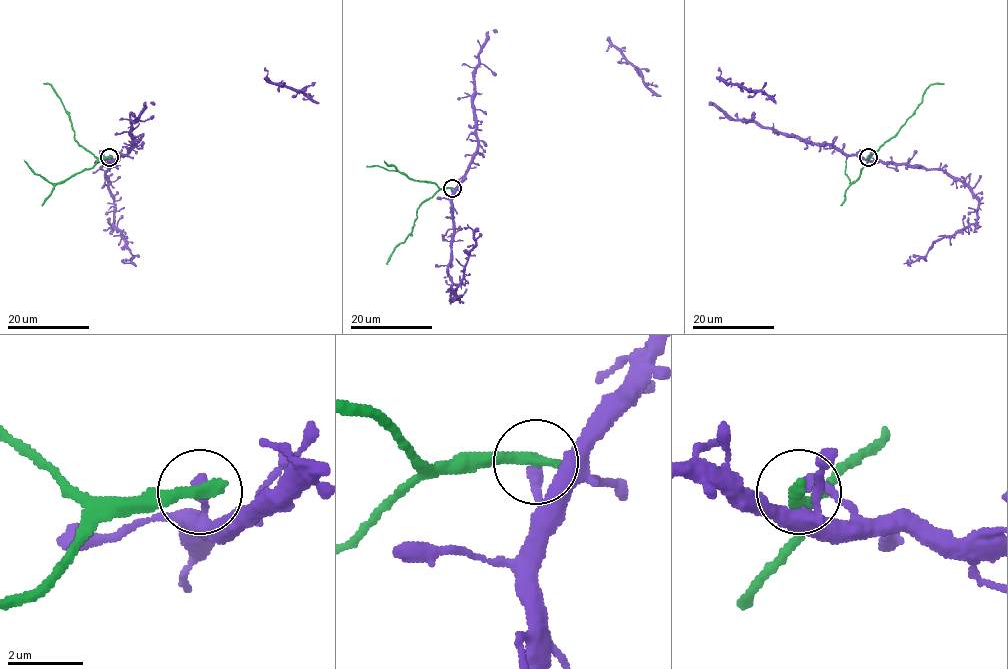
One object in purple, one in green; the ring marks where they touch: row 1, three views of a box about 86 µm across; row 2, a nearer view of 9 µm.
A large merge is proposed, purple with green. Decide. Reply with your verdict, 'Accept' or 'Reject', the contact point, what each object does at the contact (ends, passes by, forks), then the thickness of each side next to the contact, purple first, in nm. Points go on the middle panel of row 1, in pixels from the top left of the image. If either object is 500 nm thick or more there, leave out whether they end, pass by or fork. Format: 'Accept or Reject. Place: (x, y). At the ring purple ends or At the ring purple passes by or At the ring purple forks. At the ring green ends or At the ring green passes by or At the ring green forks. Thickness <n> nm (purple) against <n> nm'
Reject. Place: (452, 188). At the ring purple ends. At the ring green ends. Thickness 300 nm (purple) against 400 nm

